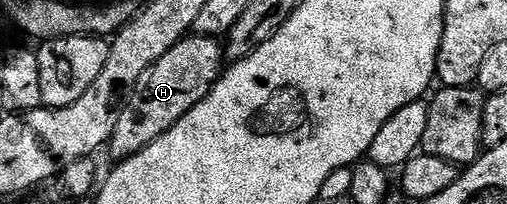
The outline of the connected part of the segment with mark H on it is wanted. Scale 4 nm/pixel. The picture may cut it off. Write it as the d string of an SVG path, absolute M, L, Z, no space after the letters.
M196 34L186 36L178 44L171 46L171 50L163 54L163 58L156 60L143 74L143 78L139 78L139 82L133 85L131 92L134 96L121 104L119 122L115 122L115 134L111 134L107 145L107 152L114 156L114 161L120 162L139 154L144 148L151 146L151 142L155 142L172 130L192 108L199 106L199 102L203 102L203 98L209 96L209 92L223 75L221 60L223 61L222 41L211 36Z

